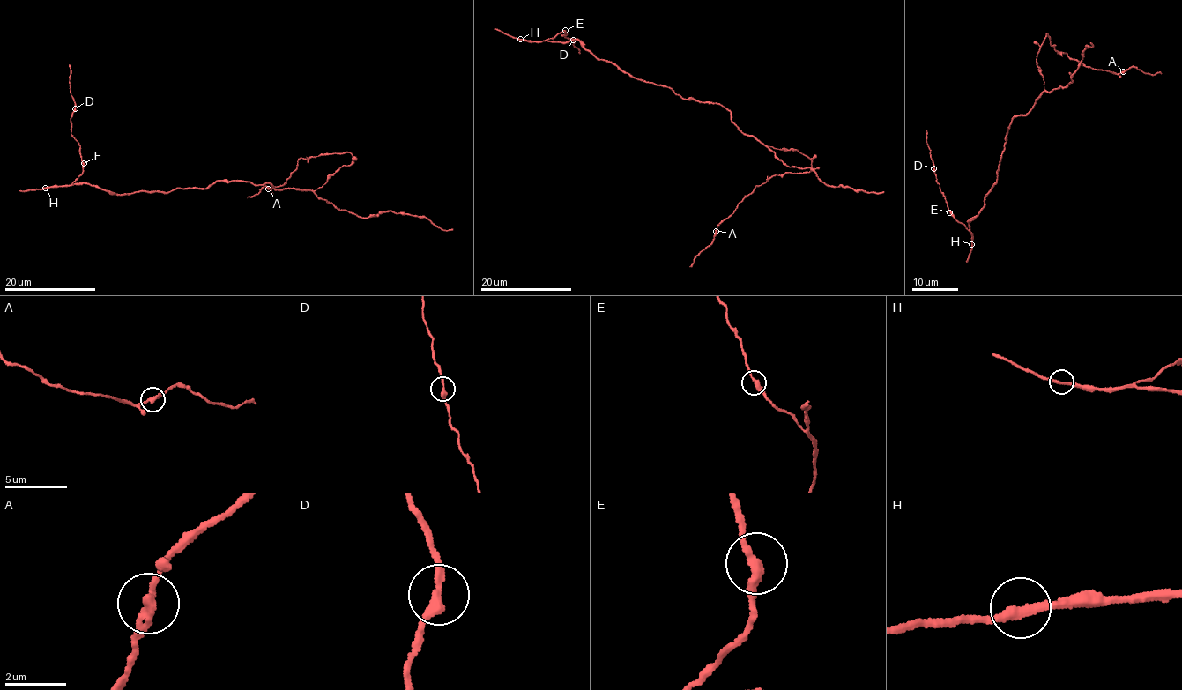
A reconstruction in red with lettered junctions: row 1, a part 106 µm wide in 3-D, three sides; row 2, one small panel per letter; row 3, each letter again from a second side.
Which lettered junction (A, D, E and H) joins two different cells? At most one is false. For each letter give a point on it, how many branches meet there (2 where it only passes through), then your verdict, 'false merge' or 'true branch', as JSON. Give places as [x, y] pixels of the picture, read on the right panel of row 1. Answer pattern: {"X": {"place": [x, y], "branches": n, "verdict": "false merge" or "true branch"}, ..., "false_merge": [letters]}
{"A": {"place": [1123, 71], "branches": 2, "verdict": "true branch"}, "D": {"place": [933, 168], "branches": 2, "verdict": "true branch"}, "E": {"place": [949, 212], "branches": 2, "verdict": "true branch"}, "H": {"place": [971, 244], "branches": 2, "verdict": "true branch"}, "false_merge": []}

